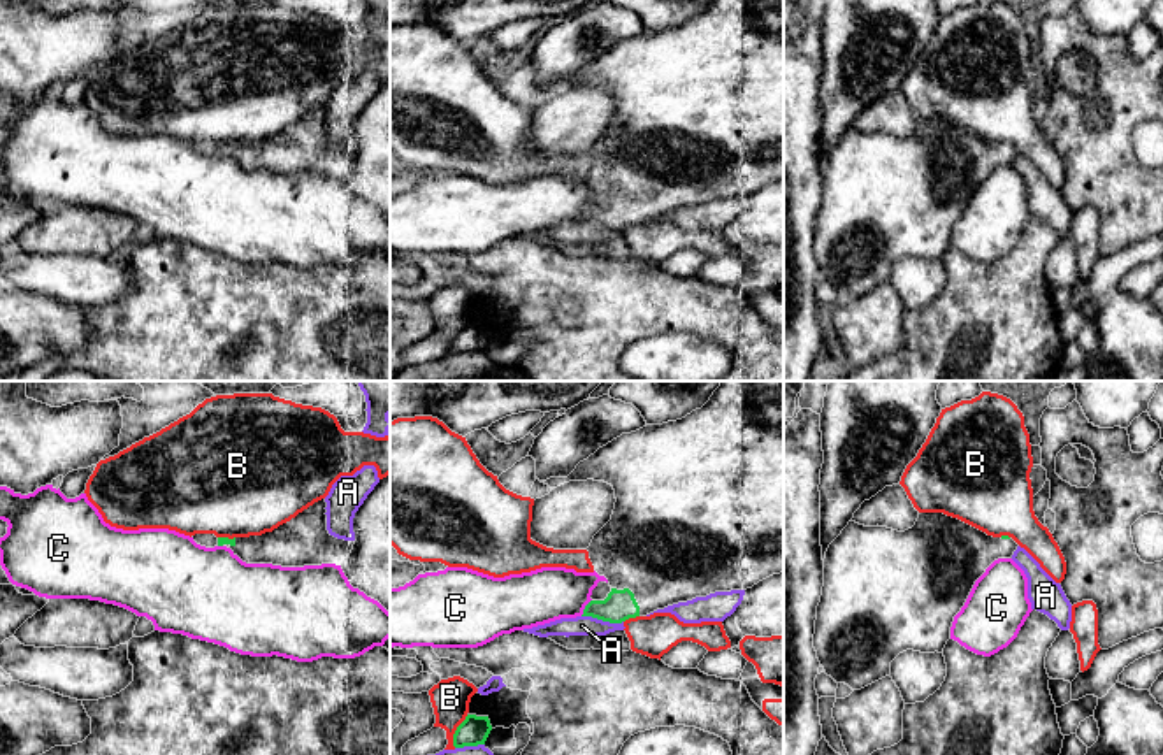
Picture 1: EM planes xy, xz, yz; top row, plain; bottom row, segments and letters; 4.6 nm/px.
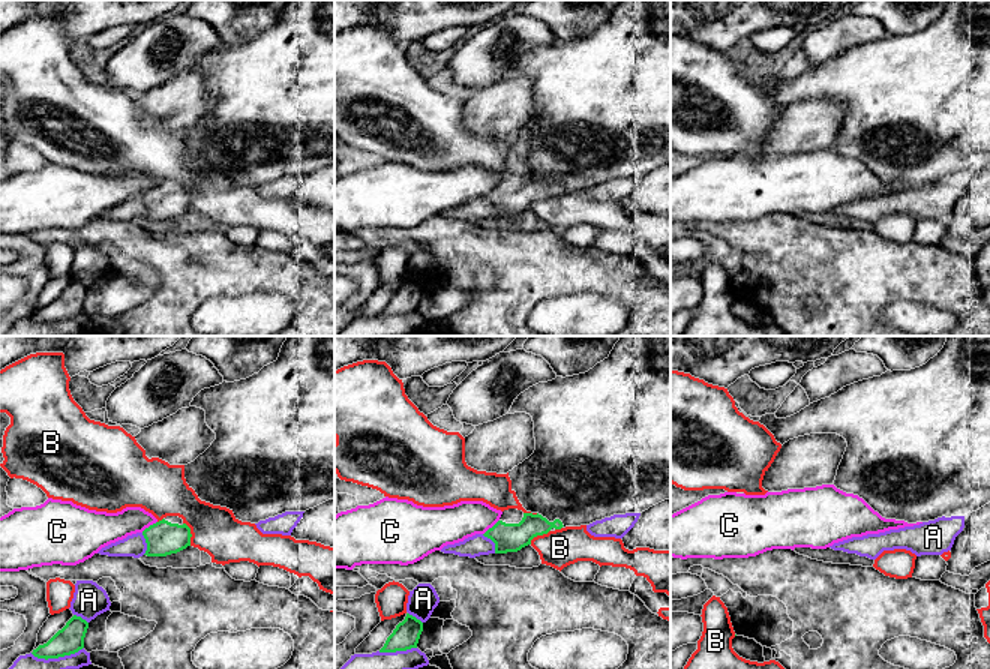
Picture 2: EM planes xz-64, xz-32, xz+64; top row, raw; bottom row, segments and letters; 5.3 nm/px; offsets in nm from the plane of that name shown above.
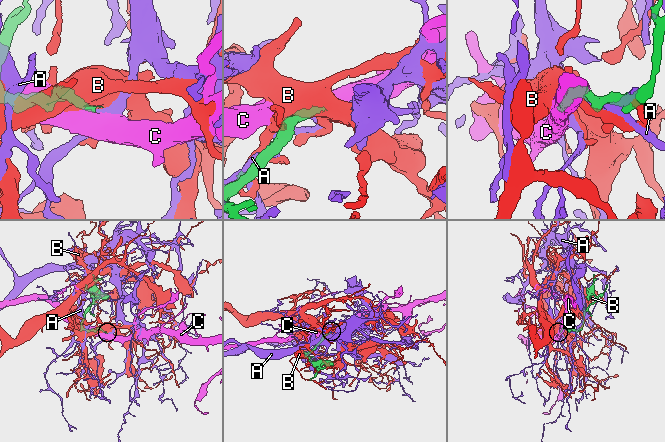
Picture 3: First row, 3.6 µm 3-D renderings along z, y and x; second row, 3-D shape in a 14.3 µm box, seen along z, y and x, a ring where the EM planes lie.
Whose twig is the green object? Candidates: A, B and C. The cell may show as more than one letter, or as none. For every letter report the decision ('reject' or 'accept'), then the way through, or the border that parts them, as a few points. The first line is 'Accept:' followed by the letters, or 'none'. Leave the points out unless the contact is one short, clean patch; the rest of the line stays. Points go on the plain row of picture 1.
Accept: none
A: reject
B: reject
C: reject; border along xz (591, 206), (580, 222)

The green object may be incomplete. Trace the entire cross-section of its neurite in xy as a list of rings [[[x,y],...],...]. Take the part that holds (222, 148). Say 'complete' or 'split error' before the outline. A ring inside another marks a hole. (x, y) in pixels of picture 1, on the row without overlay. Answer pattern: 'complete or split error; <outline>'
split error; [[[314,109],[272,139],[249,144],[218,144],[246,170],[281,174],[339,172],[353,156],[355,147],[337,146],[327,137],[327,109]]]

